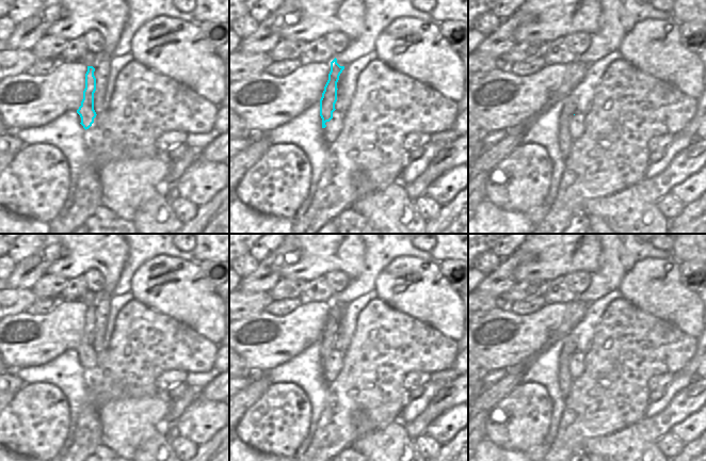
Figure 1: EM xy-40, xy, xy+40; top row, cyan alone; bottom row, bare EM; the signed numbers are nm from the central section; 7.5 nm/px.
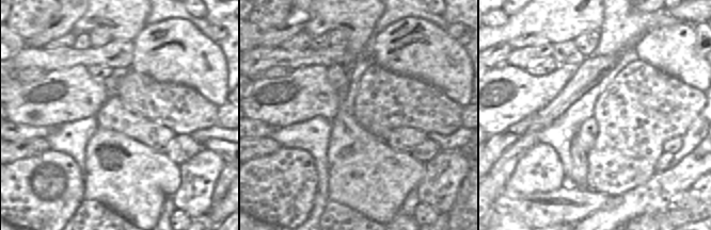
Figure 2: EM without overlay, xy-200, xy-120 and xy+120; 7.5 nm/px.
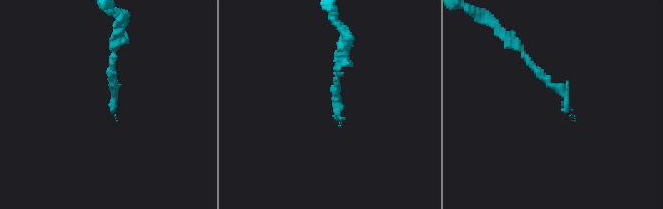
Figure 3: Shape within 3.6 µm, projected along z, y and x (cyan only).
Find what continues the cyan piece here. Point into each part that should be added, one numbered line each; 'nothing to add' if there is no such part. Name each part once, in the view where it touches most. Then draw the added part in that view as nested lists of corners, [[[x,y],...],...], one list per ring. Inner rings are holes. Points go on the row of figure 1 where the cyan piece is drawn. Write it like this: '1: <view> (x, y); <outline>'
nothing to add

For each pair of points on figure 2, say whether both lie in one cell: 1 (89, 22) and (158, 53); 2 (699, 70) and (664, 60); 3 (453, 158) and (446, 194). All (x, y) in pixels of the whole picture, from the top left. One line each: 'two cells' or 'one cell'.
1: two cells
2: one cell
3: one cell

